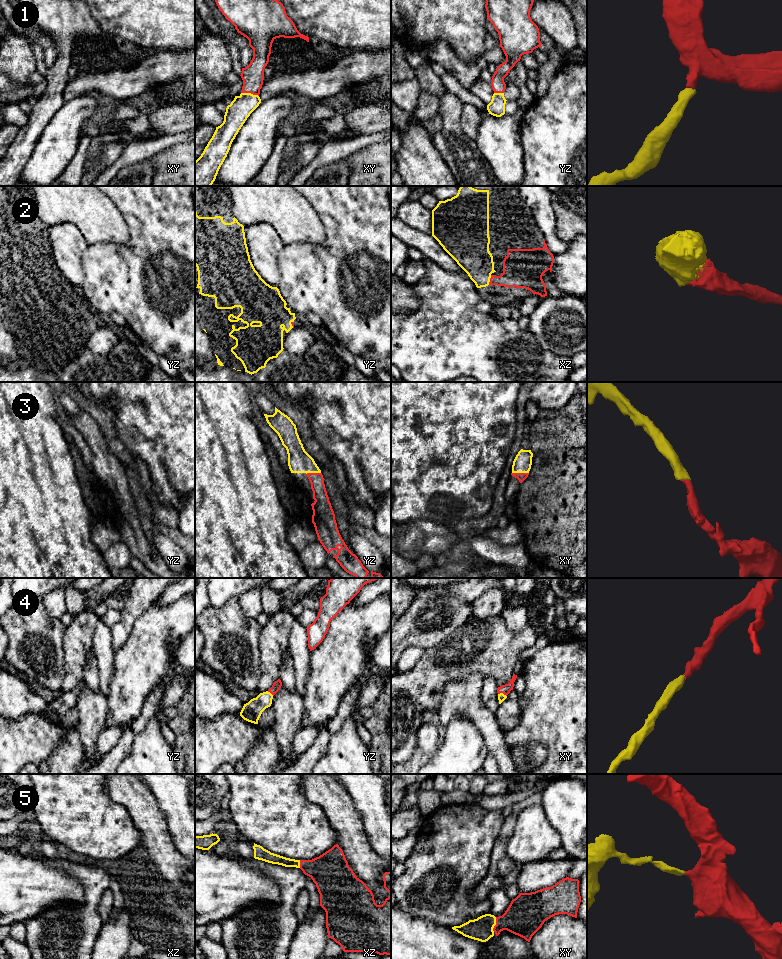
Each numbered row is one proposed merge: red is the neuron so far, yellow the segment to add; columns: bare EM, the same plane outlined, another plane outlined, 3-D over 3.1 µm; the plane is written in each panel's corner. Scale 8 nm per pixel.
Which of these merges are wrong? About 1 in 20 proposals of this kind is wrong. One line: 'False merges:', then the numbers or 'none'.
False merges: none

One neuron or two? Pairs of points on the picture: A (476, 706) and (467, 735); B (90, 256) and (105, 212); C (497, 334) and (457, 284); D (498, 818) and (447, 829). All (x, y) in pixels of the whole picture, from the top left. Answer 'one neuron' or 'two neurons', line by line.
A: two neurons
B: two neurons
C: one neuron
D: one neuron

